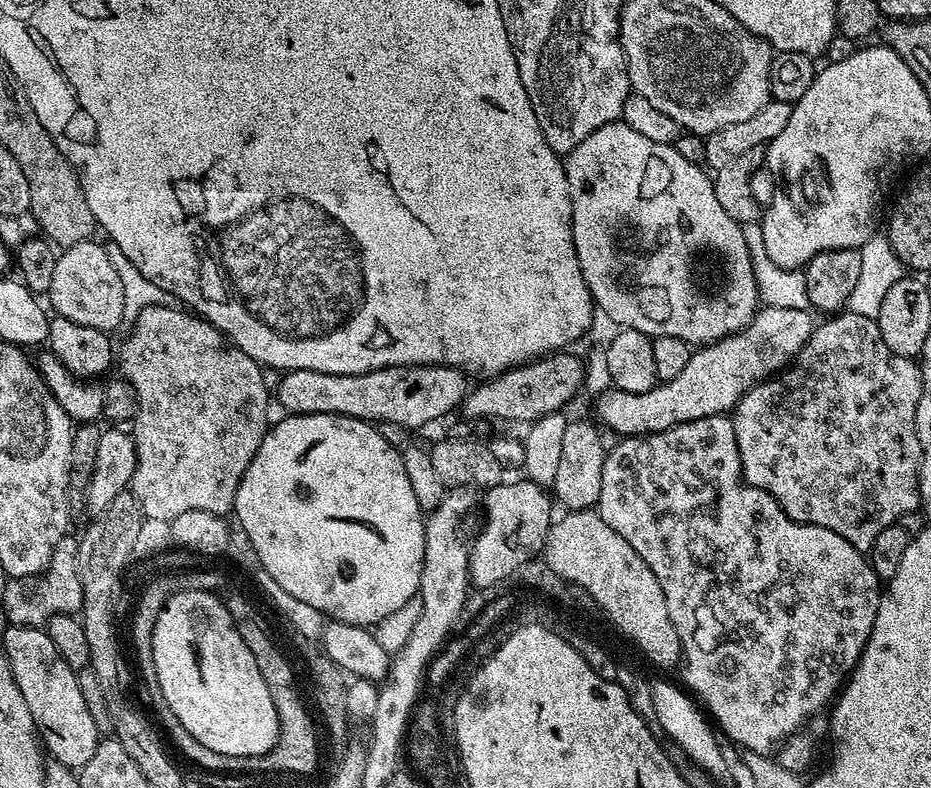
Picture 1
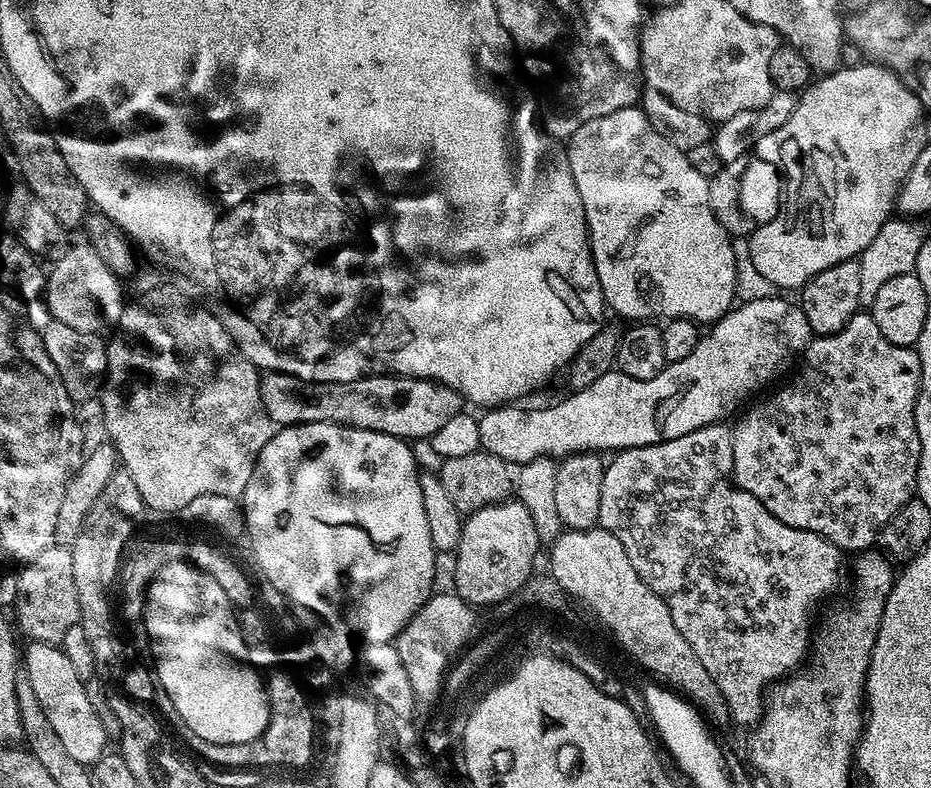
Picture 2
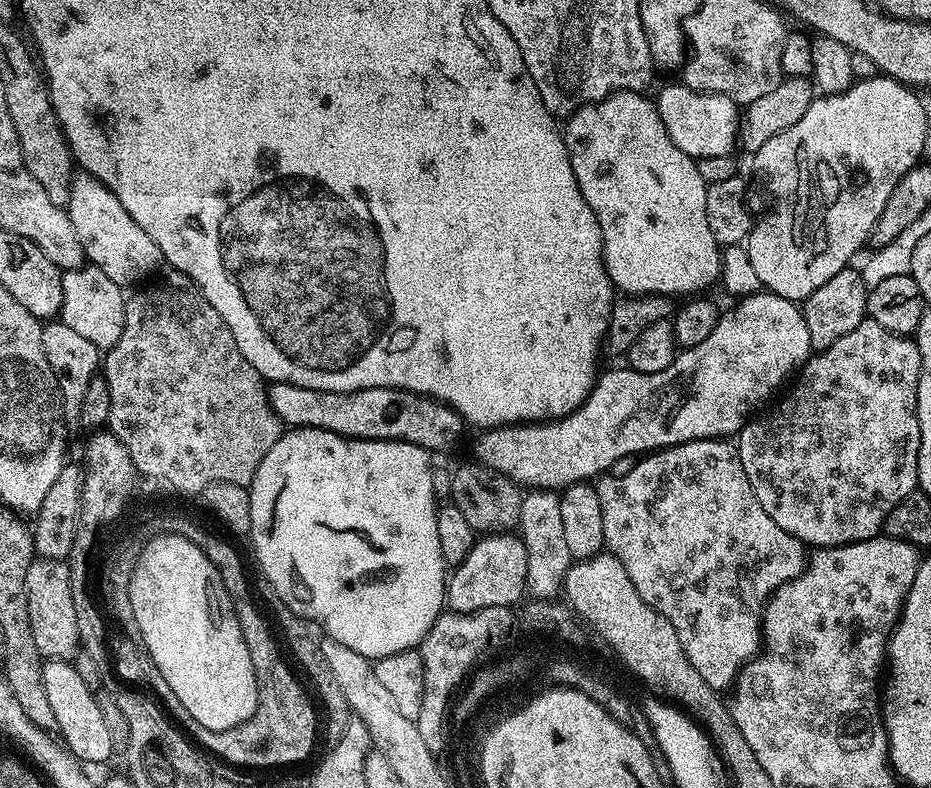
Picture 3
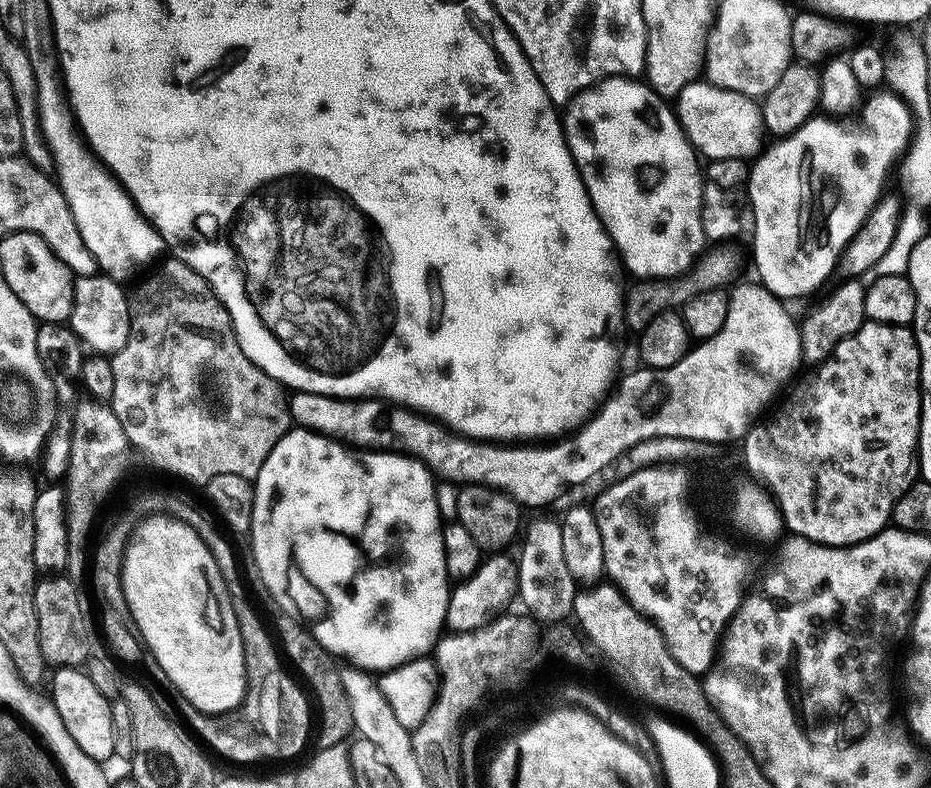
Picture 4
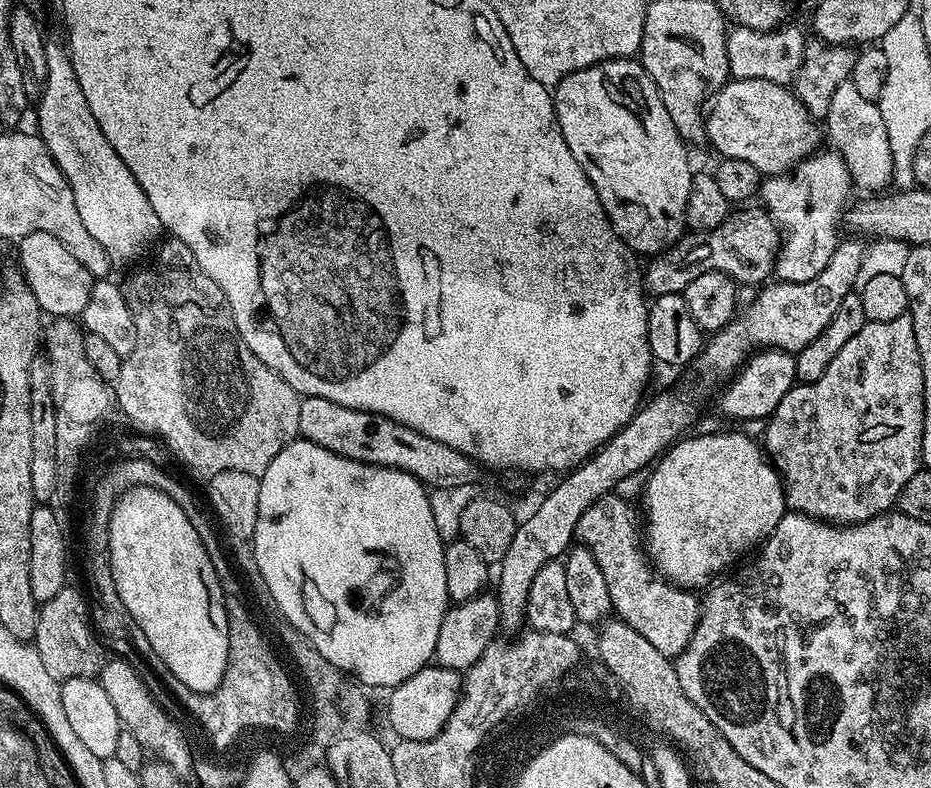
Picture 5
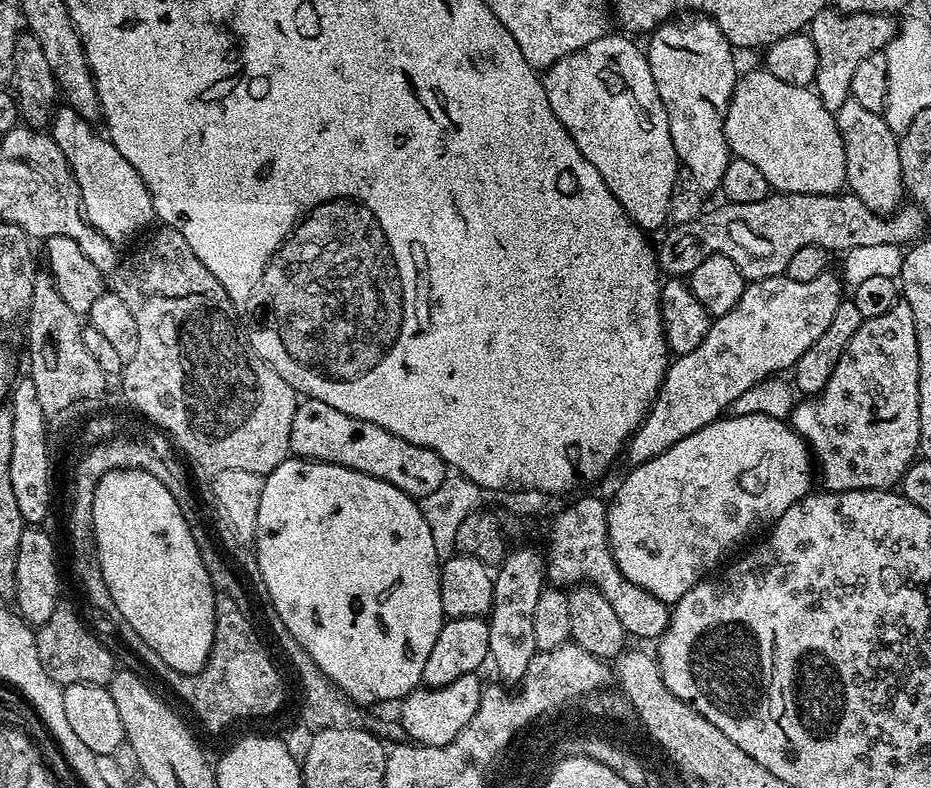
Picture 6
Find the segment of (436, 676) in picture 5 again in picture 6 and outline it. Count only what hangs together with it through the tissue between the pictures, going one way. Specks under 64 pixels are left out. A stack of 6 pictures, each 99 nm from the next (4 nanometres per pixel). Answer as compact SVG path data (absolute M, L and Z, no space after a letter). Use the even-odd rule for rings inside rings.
M474 672L462 674L462 678L450 682L450 686L421 686L399 701L400 724L409 736L408 740L426 746L446 746L453 743L454 738L461 734L463 727L474 718L475 711L478 710L482 689L480 678Z

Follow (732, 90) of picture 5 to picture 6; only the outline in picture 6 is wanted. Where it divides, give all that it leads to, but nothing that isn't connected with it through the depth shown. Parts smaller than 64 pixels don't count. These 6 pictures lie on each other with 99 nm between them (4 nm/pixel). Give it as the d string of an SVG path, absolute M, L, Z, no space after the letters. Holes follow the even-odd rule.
M766 70L739 77L724 119L724 133L731 155L754 162L766 174L769 189L776 192L805 192L811 196L834 196L847 185L846 150L833 112L822 106L811 87L782 82Z

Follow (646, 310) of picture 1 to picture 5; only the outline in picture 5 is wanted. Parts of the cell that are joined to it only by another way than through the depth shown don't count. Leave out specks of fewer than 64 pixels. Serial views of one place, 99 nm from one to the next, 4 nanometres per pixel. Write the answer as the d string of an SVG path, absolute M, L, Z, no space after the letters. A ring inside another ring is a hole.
M619 56L617 60L603 60L597 64L591 64L589 68L572 72L566 78L562 78L562 82L556 84L554 103L556 106L556 117L562 130L562 138L566 138L566 146L570 146L570 154L574 154L574 158L578 158L578 166L582 166L586 178L590 178L590 182L606 210L608 220L612 223L612 228L619 234L621 240L628 245L629 249L633 253L656 252L656 254L660 254L663 253L668 245L676 243L681 236L685 235L686 221L684 215L686 214L686 206L690 198L694 175L692 164L688 161L688 151L690 151L690 148L686 141L678 134L678 130L674 126L674 122L670 118L662 98L658 94L656 83L652 81L650 74L646 71L644 65L640 63L639 59Z

